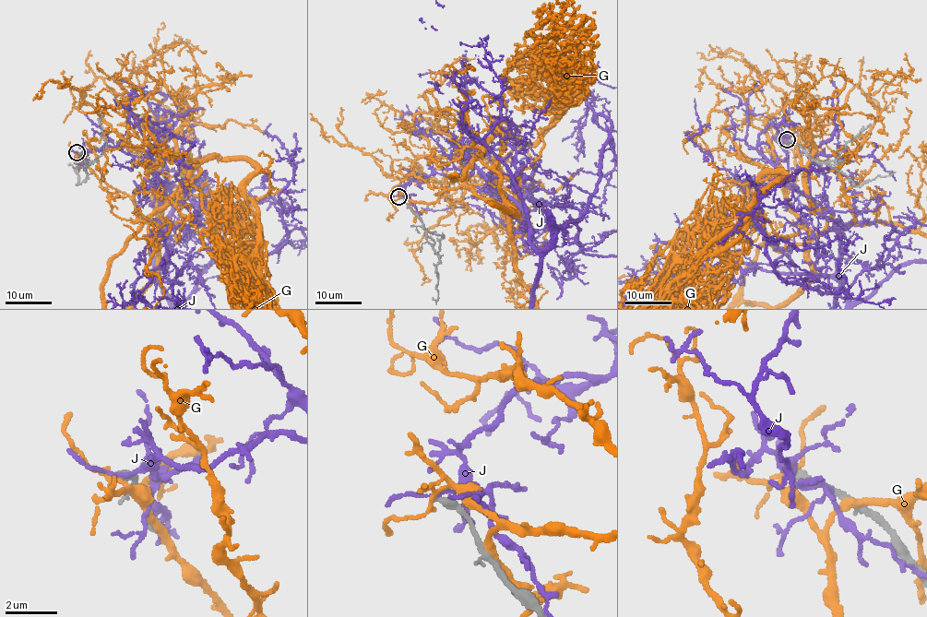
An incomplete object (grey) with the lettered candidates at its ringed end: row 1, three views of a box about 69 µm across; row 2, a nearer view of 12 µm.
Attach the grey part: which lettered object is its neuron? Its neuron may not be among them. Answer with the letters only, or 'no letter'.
no letter

